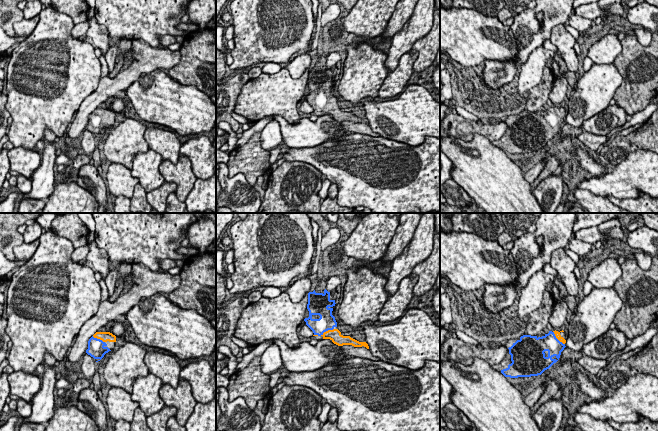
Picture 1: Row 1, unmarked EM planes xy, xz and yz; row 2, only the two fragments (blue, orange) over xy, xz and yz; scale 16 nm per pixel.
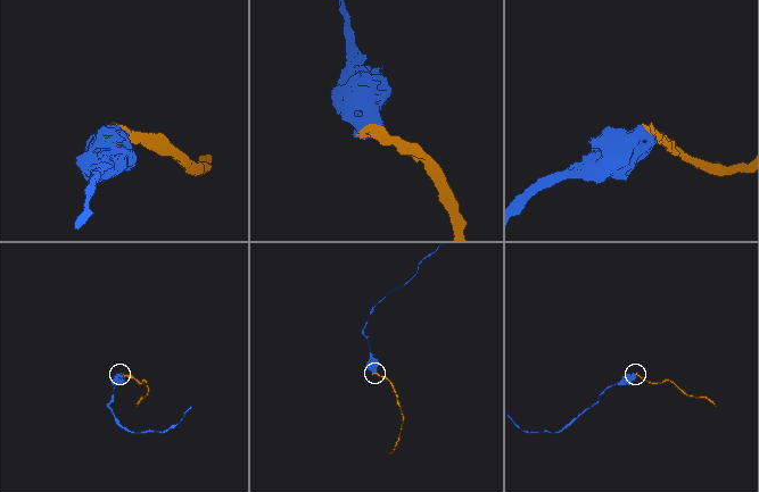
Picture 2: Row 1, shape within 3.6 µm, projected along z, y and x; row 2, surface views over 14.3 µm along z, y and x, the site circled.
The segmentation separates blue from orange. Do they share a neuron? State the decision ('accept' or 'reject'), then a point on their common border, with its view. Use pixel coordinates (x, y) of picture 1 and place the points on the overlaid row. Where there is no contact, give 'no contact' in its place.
accept; meets blue in yz at (556, 338)

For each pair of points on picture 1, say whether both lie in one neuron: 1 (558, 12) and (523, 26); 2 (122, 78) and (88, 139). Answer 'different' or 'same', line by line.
1: same
2: different

